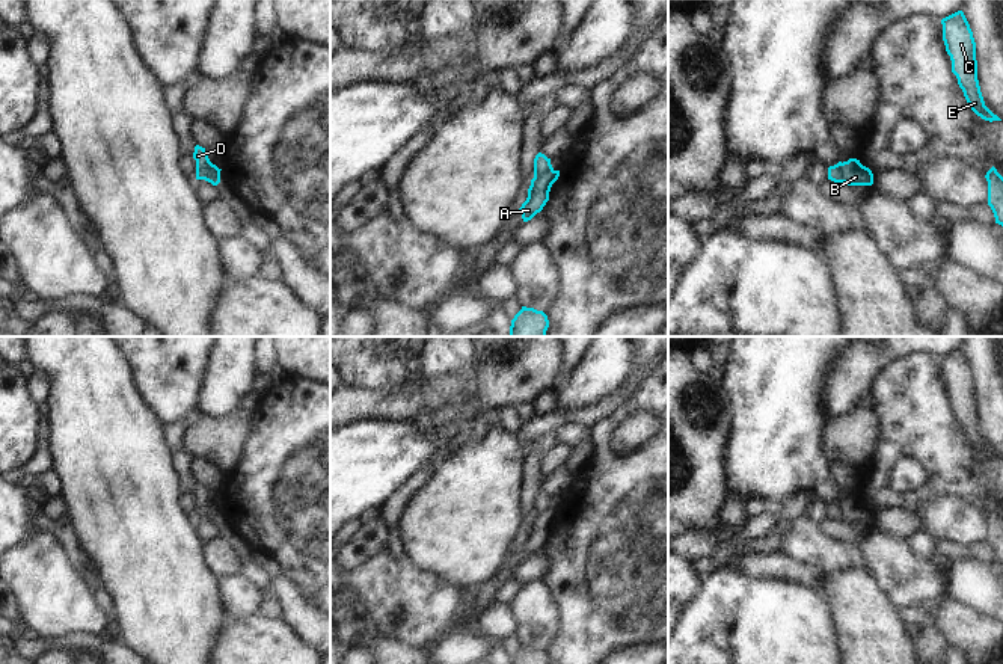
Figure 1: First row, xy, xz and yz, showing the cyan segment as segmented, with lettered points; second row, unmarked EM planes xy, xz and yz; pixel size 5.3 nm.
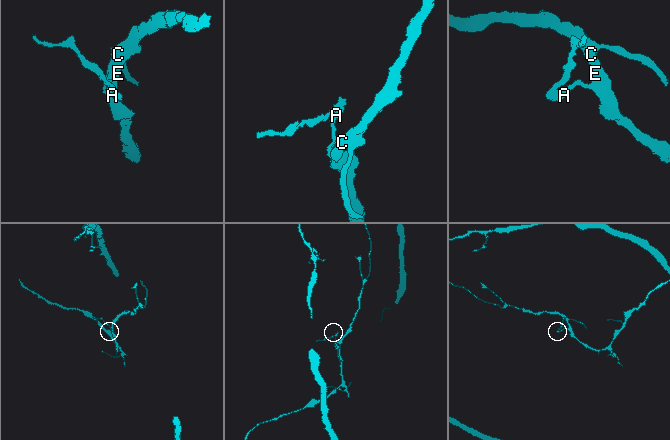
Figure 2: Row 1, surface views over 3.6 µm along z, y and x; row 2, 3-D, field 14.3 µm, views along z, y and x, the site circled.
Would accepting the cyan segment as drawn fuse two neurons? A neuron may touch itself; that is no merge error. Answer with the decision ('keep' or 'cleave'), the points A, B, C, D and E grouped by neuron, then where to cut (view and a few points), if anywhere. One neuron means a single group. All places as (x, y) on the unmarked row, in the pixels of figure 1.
cleave; groups A B C E / D; cut xz (552, 507), (534, 513)

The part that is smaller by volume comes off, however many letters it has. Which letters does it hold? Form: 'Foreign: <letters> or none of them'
Foreign: D.

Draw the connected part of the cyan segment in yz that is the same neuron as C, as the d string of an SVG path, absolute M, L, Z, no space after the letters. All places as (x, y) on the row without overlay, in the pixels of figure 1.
M958 349L943 356L941 362L946 389L952 398L952 410L956 413L971 448L985 459L1001 459L985 444L977 418L976 380L964 350Z

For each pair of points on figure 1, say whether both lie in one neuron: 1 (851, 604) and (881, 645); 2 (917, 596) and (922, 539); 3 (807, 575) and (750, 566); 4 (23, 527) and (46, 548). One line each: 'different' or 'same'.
1: same
2: different
3: same
4: different

